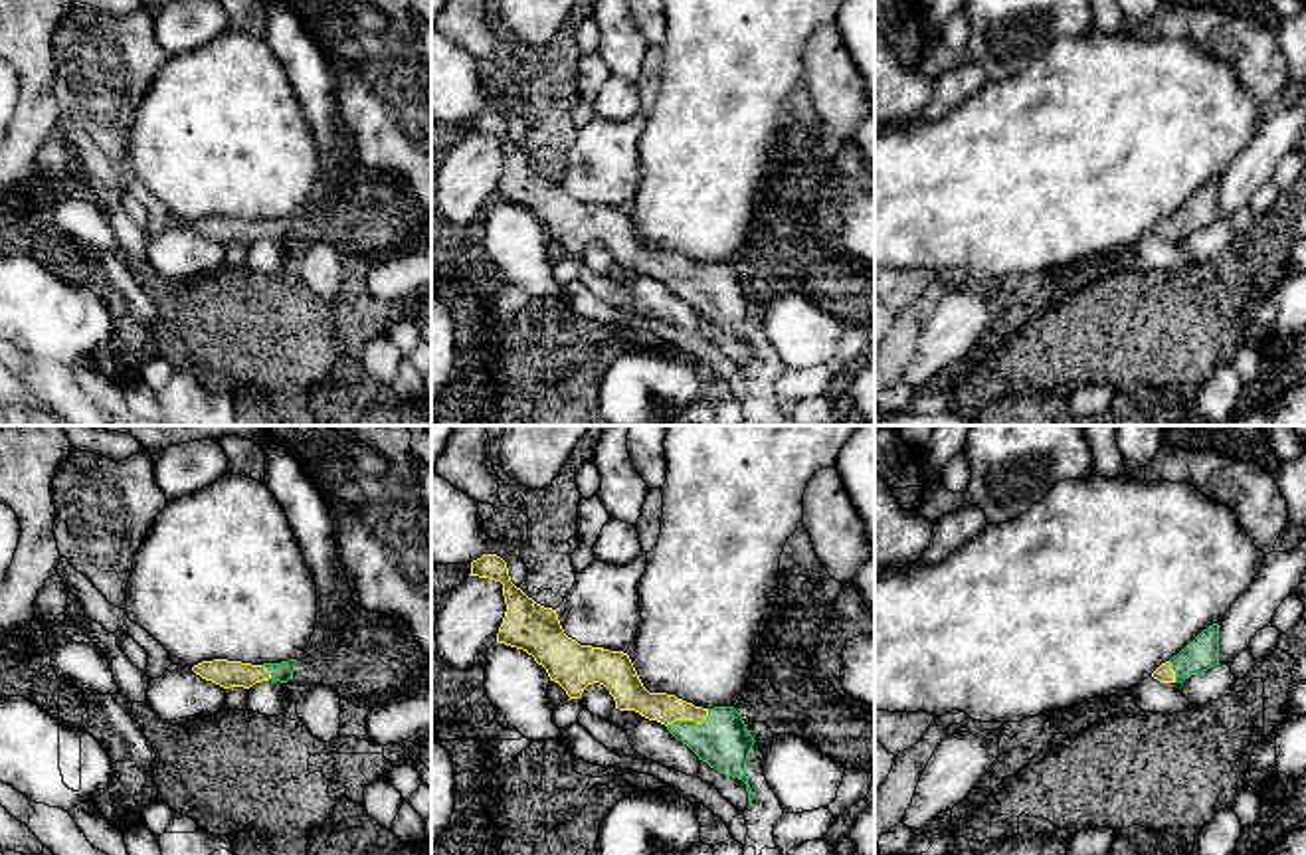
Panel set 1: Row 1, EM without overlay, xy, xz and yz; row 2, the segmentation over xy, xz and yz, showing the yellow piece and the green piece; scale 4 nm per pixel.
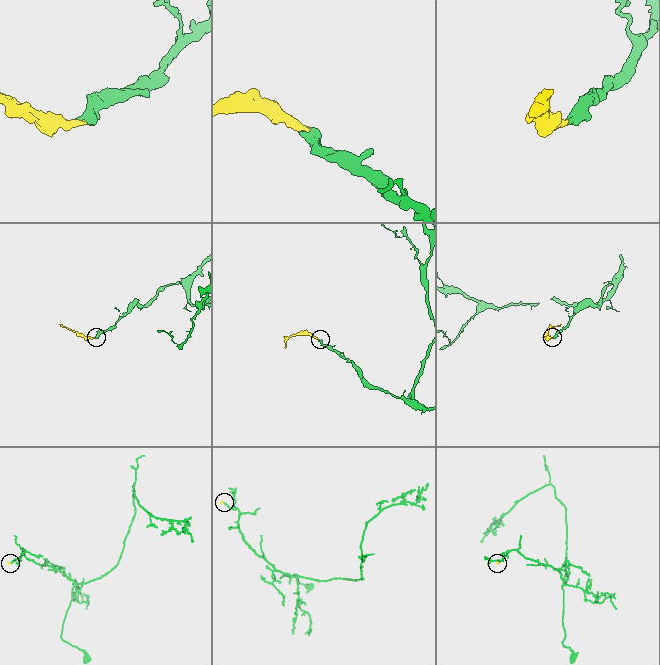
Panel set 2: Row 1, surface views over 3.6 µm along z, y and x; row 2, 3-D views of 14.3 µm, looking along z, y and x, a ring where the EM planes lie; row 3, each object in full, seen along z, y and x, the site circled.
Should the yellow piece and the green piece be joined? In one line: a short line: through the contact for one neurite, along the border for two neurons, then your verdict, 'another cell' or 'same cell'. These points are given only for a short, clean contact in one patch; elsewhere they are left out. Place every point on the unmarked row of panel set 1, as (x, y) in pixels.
line xz (661, 264), (689, 276), (723, 297); same cell

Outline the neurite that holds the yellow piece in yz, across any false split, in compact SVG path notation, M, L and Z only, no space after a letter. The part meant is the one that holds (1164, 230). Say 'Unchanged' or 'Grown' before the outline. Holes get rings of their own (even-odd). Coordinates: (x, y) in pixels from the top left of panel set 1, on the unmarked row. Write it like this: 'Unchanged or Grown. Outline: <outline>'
Grown. Outline: M1219 180L1203 186L1177 212L1162 220L1152 234L1160 239L1183 239L1215 222L1219 222Z

